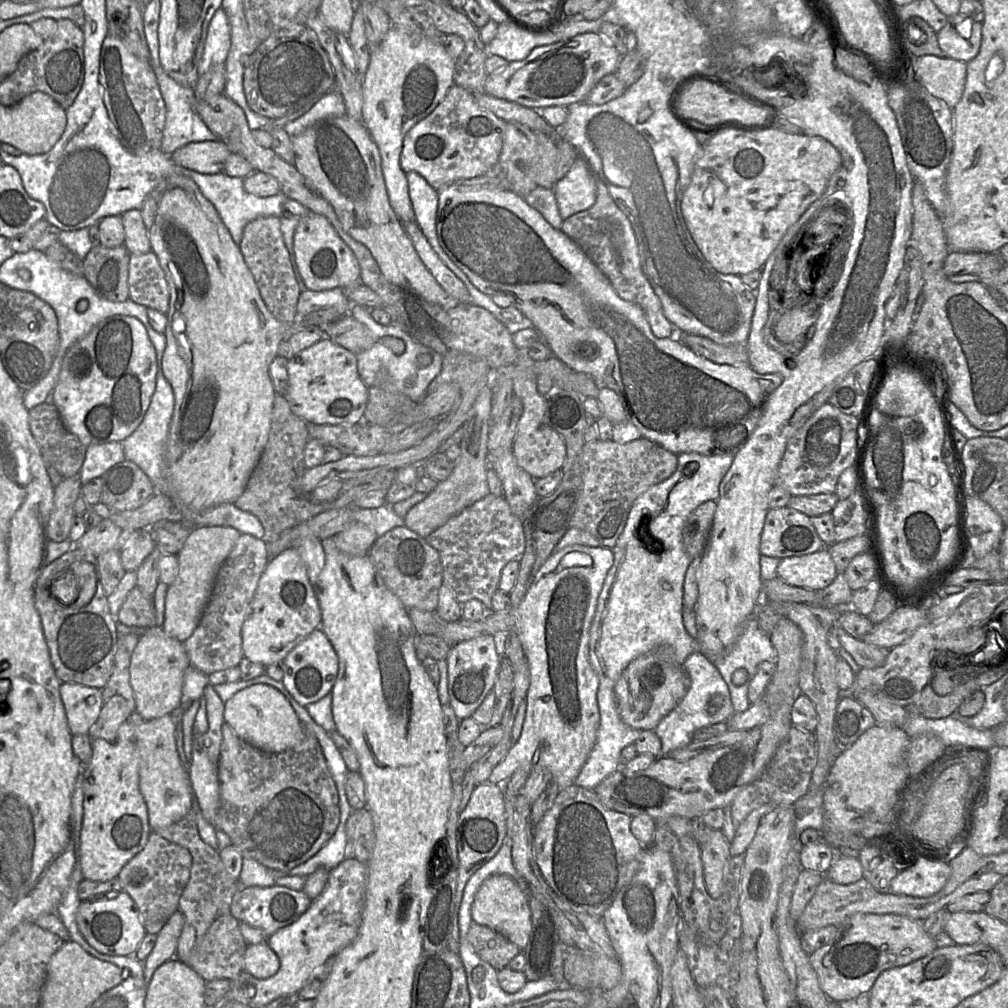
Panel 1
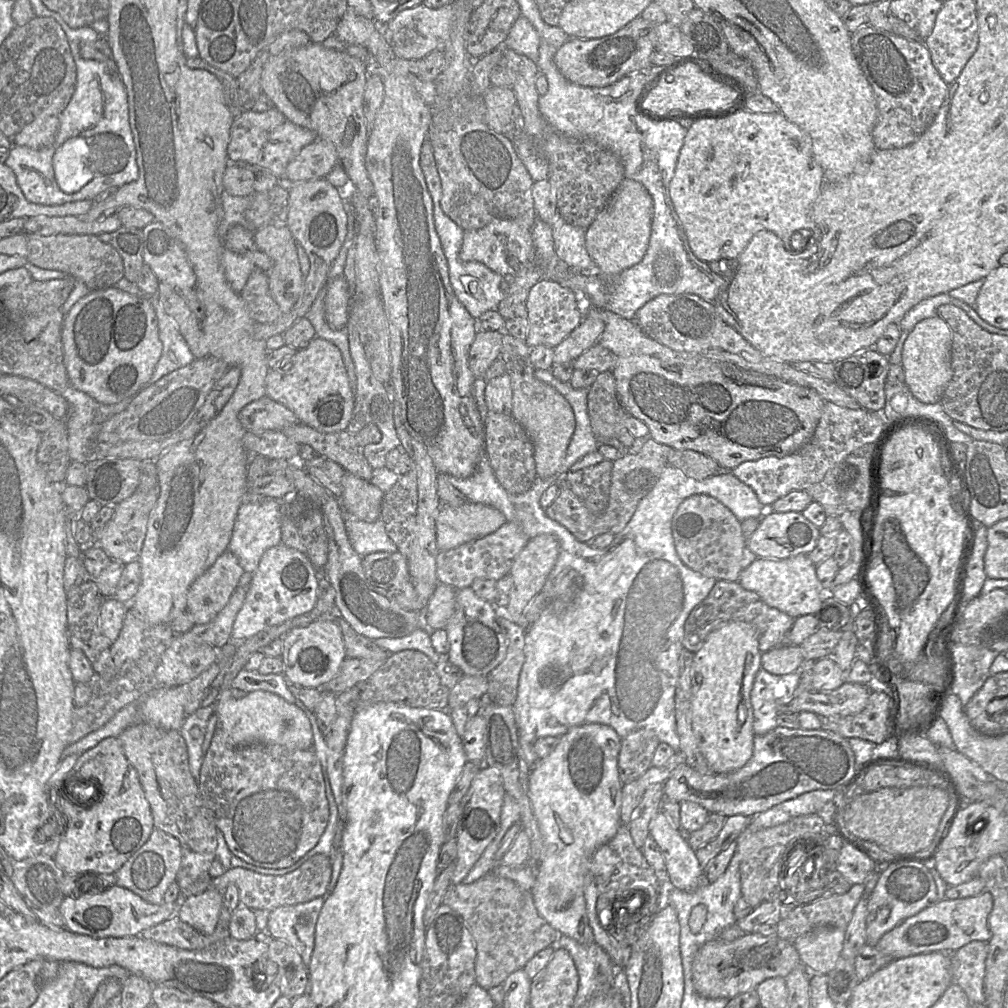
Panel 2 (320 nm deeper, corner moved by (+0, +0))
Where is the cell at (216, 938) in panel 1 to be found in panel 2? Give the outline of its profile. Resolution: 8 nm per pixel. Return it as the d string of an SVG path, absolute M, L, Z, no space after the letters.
M175 914L170 919L144 930L144 939L185 950L201 950L230 936L228 924L218 924L210 935L202 934Z

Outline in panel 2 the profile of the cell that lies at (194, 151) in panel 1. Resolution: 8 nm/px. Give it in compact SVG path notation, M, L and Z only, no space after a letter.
M276 107L265 112L244 111L234 118L227 146L229 163L249 163L269 170L280 180L284 178L288 163L301 149L314 142L317 135L304 127L292 123Z

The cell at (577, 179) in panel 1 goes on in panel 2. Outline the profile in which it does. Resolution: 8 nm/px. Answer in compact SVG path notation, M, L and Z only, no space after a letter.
M559 216L552 225L552 231L559 261L586 276L601 276L586 249L586 229L570 225Z

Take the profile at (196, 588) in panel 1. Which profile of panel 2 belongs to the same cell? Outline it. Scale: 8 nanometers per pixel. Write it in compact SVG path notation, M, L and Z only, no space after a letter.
M225 551L215 563L190 586L187 607L195 625L211 622L226 606L244 573L237 557Z

